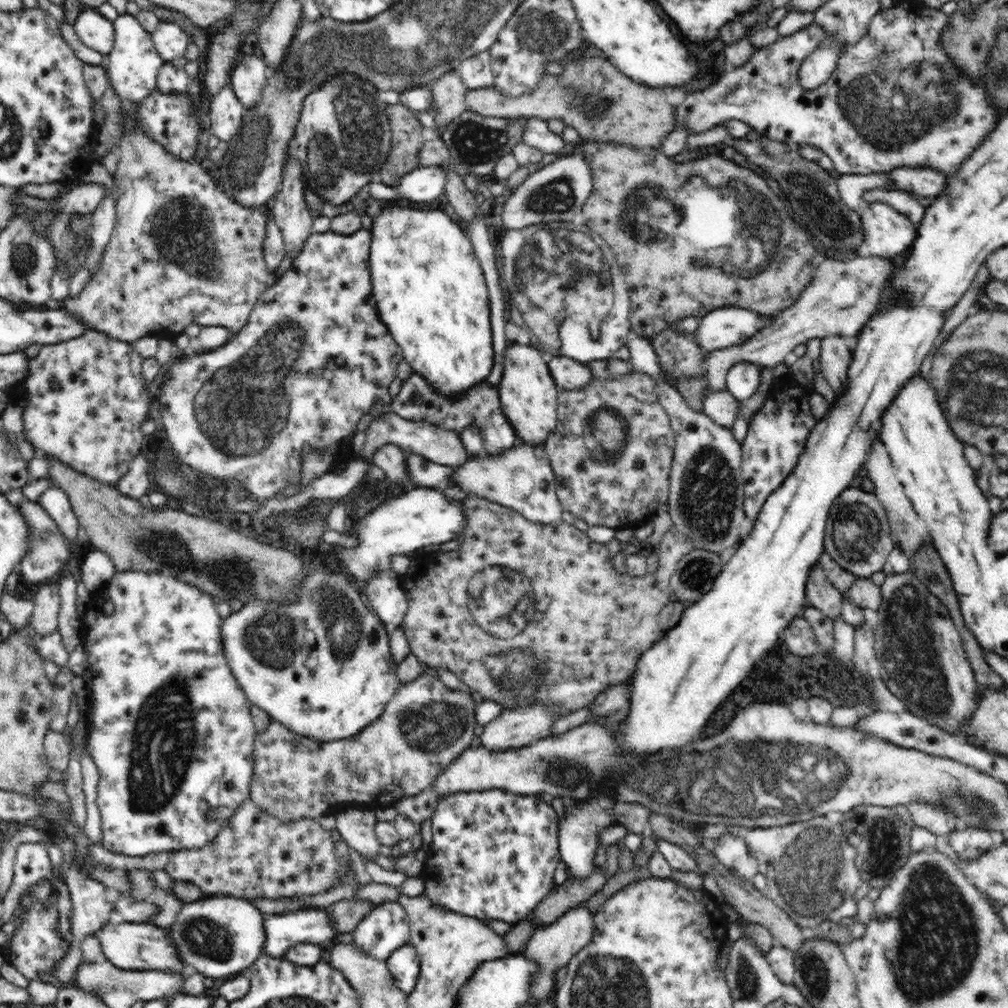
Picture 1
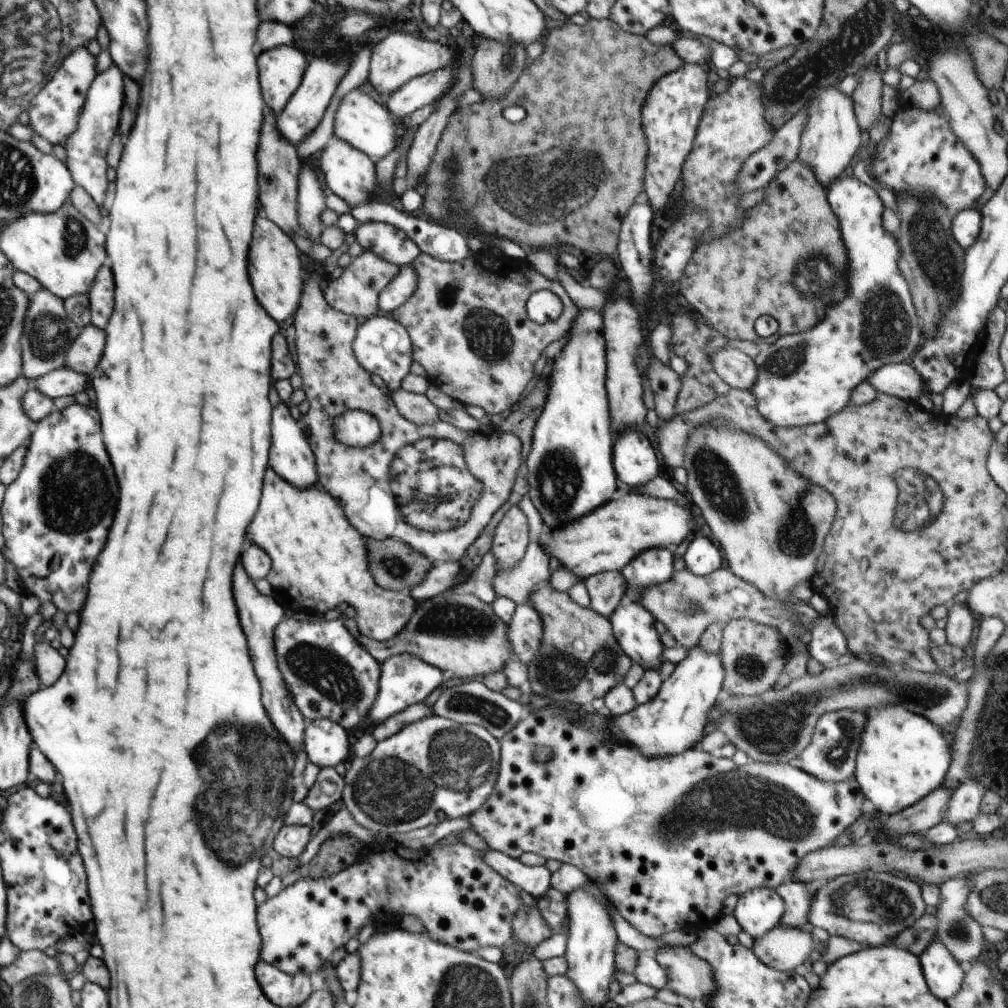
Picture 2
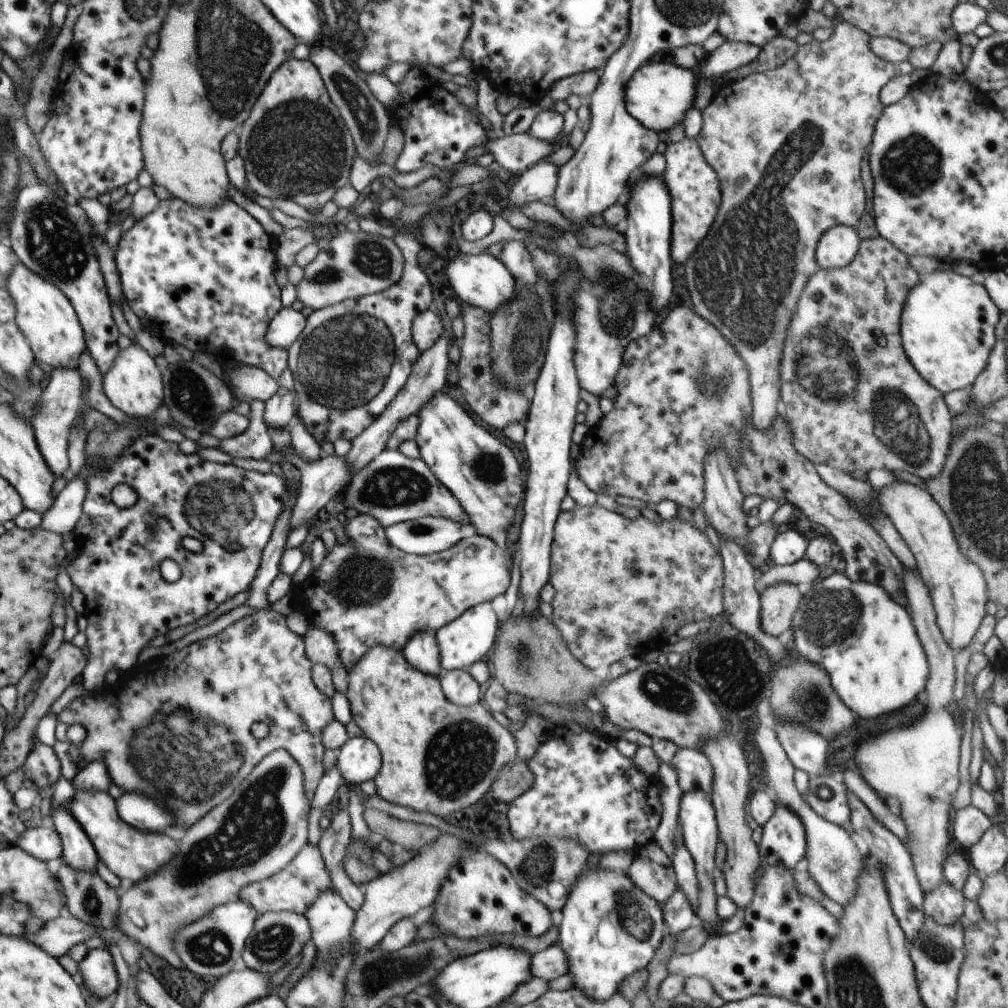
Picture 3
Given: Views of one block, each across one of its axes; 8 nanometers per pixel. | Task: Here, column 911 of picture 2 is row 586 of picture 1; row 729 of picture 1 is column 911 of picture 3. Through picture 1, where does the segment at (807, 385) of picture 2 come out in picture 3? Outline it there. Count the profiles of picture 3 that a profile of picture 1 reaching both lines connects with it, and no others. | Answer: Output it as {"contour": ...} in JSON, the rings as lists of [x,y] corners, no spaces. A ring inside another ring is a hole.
{"contour":[[[951,269],[920,277],[920,282],[909,291],[900,316],[901,344],[909,364],[929,386],[942,394],[970,388],[986,369],[990,352],[996,344],[995,330],[1000,313],[983,285],[975,284]]]}

